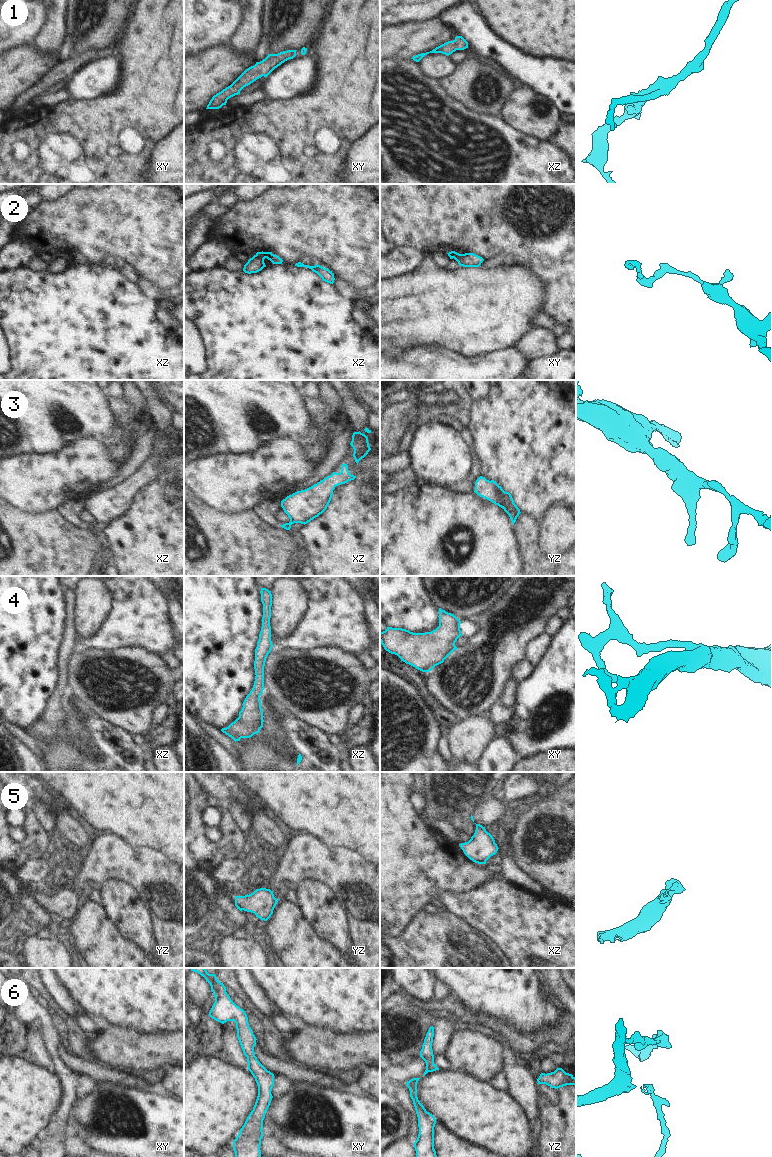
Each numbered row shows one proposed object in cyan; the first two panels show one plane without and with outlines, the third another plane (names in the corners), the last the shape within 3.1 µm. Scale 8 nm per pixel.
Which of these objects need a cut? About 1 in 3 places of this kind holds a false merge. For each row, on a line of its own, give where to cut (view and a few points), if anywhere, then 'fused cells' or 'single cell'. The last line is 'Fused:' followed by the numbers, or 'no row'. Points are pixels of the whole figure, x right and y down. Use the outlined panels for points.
1: cut none; single cell
2: cut xz (256, 254), (263, 259); fused cells
3: cut none; single cell
4: cut none; single cell
5: cut yz (235, 902), (242, 909); fused cells
6: cut none; single cell
Fused: 2, 5

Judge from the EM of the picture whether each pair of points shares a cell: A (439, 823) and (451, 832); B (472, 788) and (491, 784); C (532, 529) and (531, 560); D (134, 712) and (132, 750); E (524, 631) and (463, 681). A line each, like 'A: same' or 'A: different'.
A: same
B: same
C: same
D: different
E: same

